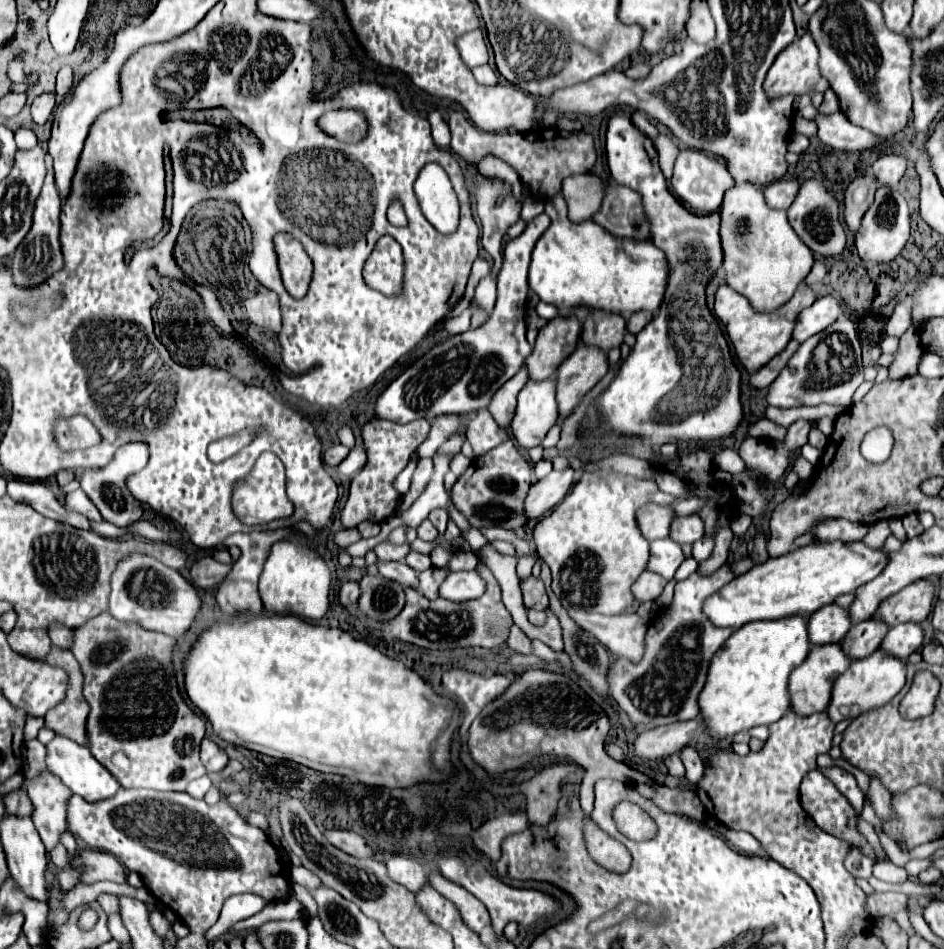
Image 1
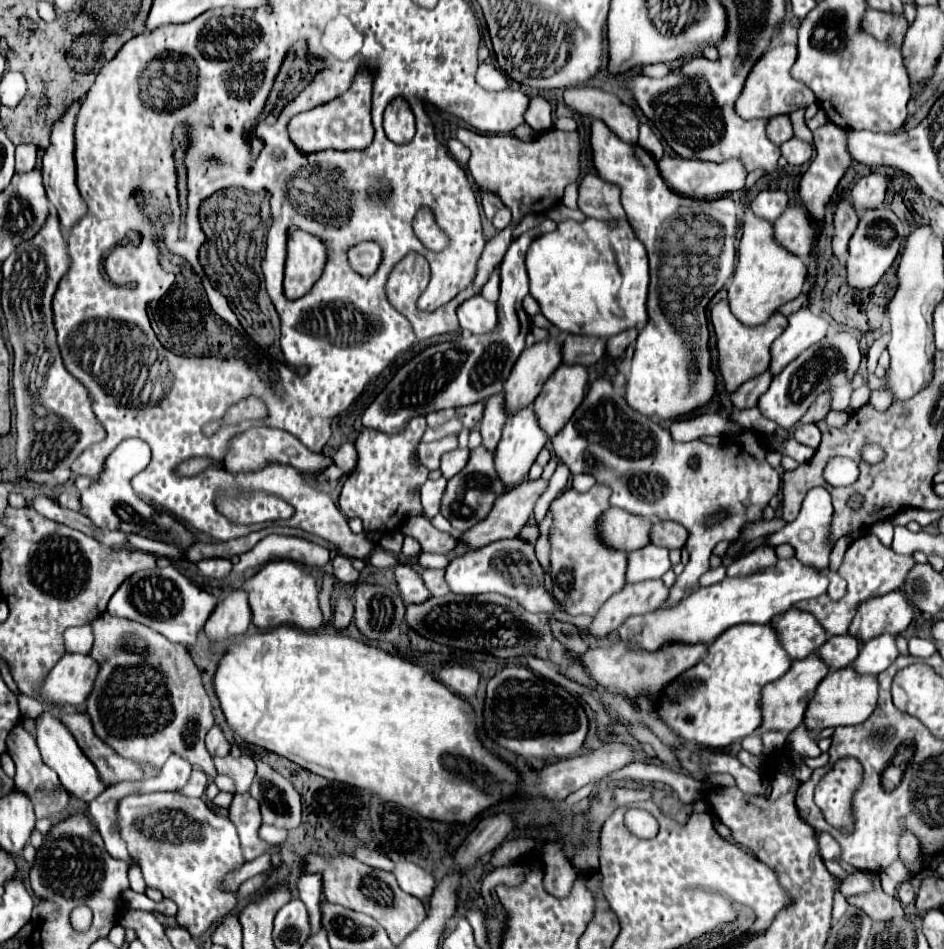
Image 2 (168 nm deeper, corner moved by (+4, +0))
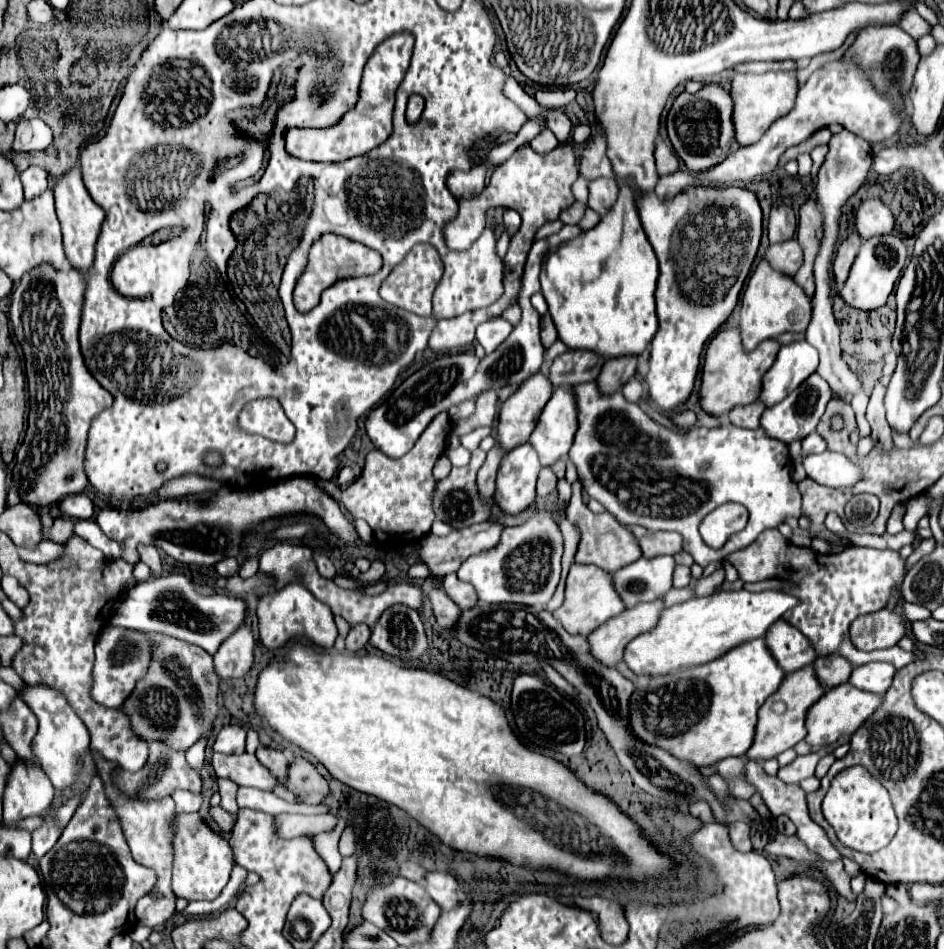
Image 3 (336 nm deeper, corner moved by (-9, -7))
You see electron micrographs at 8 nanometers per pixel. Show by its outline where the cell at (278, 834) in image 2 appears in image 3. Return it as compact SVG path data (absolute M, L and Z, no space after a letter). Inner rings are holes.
M339 823L333 833L325 833L325 835L319 833L313 839L313 845L315 845L317 853L323 857L323 861L327 863L327 867L329 867L331 873L337 873L339 867L341 867L341 855L337 851L337 841L339 841L339 835L341 835L343 829L345 827L341 827L341 823Z

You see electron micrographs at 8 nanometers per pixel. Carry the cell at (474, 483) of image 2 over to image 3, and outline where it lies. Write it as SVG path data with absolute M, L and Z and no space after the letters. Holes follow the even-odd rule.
M475 449L471 453L471 461L465 467L453 467L451 473L435 483L435 497L433 497L433 509L435 509L435 517L447 525L451 525L453 529L463 529L475 523L483 523L489 519L491 511L477 499L477 489L475 489L475 477L479 467L485 461L485 451Z

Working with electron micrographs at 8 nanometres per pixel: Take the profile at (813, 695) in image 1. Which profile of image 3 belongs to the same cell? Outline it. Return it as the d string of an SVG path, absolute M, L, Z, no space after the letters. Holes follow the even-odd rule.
M811 665L793 671L791 675L785 675L783 685L779 687L779 693L775 693L775 697L769 697L763 703L763 709L759 709L759 725L755 727L755 745L747 751L747 759L751 761L765 761L765 759L773 759L779 753L787 751L789 747L795 747L805 735L805 713L807 709L825 693L825 689L819 685L815 671ZM781 703L785 709L783 713L775 713L773 705Z

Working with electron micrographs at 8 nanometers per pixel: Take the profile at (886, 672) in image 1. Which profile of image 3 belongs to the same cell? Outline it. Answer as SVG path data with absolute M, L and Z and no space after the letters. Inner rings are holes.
M847 683L827 689L827 693L823 693L823 697L819 697L819 701L815 701L815 705L811 709L807 709L805 741L811 747L825 747L825 745L835 743L843 735L853 735L867 721L867 717L873 715L873 711L881 705L881 701L883 701L883 697L855 689L853 685L847 685Z

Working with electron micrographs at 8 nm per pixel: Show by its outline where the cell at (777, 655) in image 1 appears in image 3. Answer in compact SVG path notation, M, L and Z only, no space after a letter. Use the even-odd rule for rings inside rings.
M763 639L741 643L711 663L679 669L661 677L641 679L631 695L631 731L639 741L647 741L647 745L659 745L675 759L687 761L693 767L709 767L727 757L741 757L753 743L759 707L779 689L783 677L785 673L771 657Z

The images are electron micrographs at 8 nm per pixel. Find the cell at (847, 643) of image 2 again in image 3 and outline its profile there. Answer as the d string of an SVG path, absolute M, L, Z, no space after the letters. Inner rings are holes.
M827 655L827 657L817 657L813 661L813 669L815 669L815 675L819 677L819 681L823 681L823 685L827 685L827 689L831 689L849 679L853 665L847 659L843 659L841 655Z

